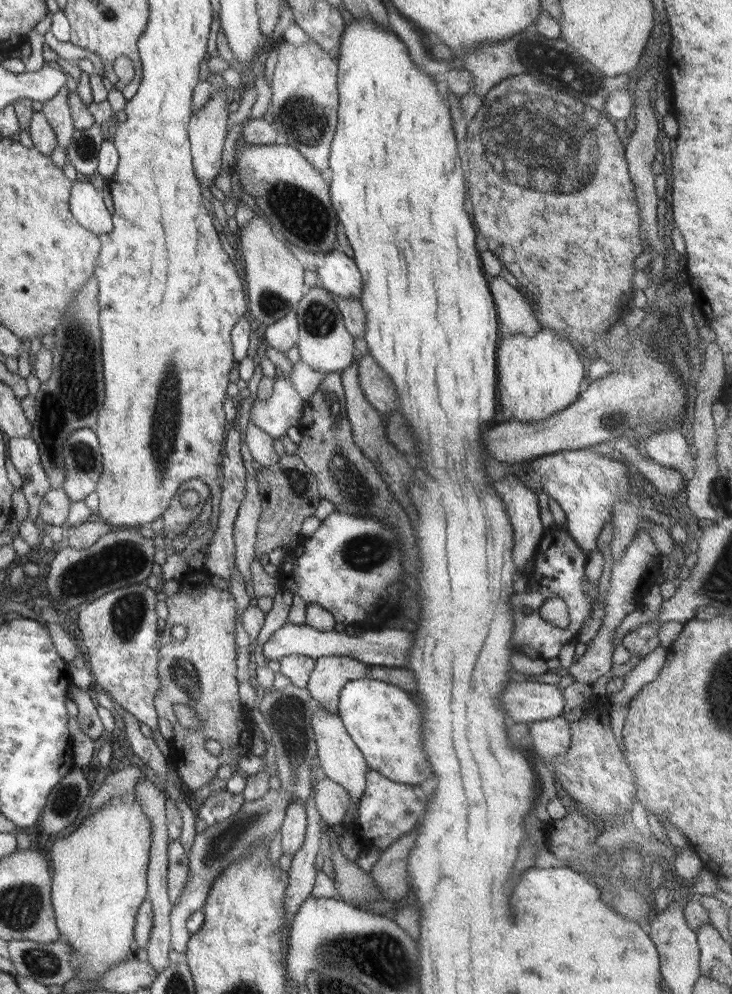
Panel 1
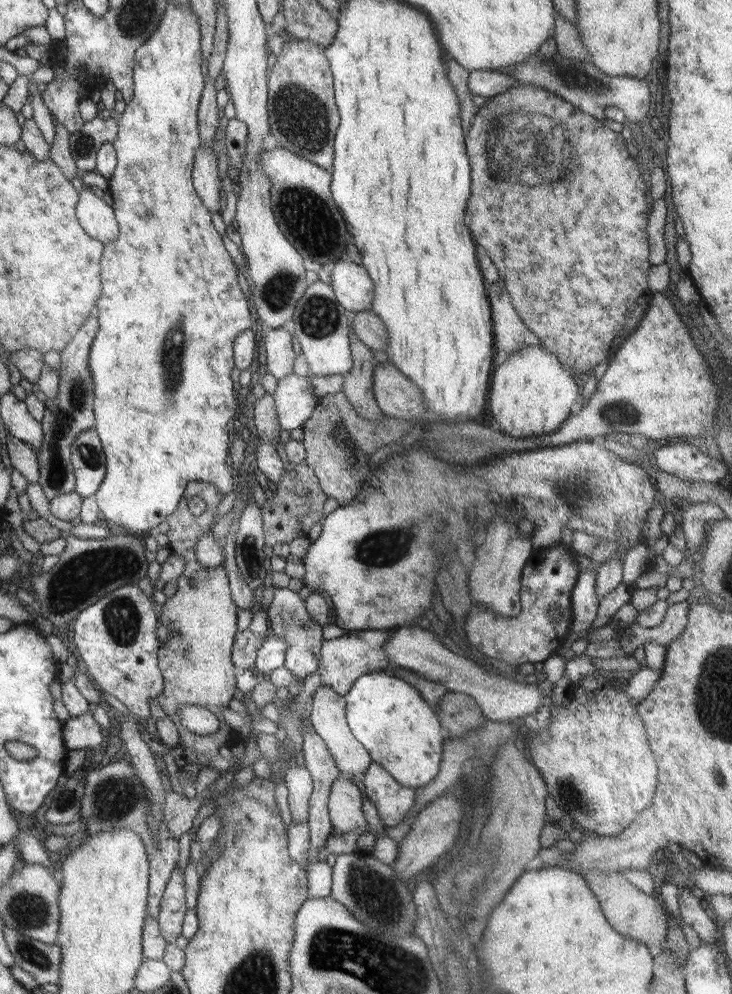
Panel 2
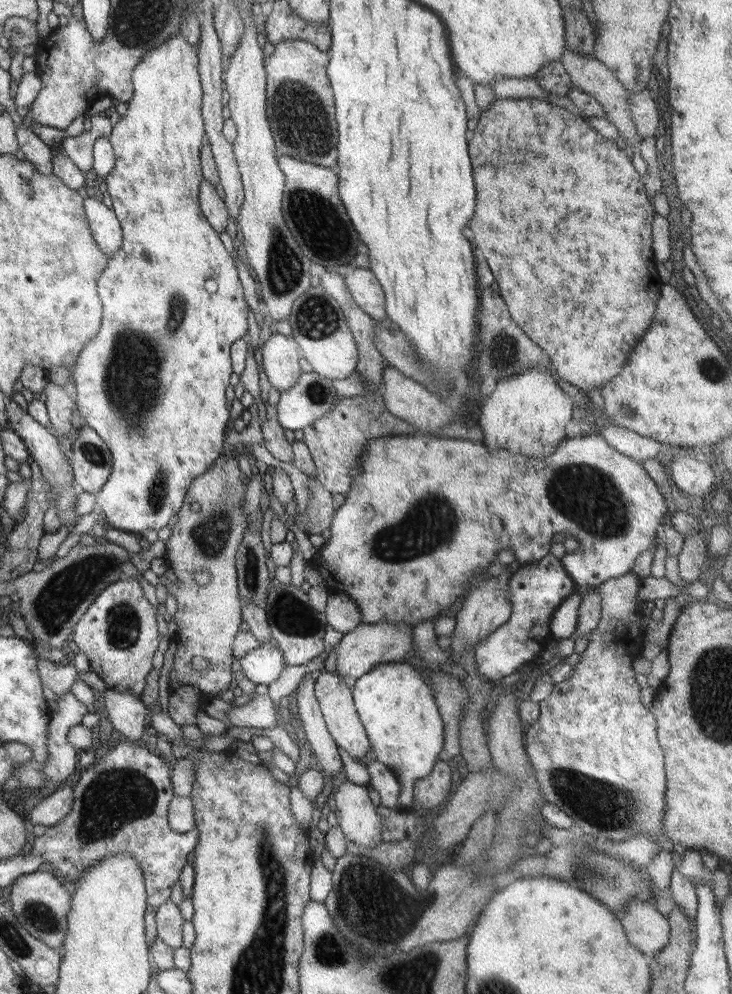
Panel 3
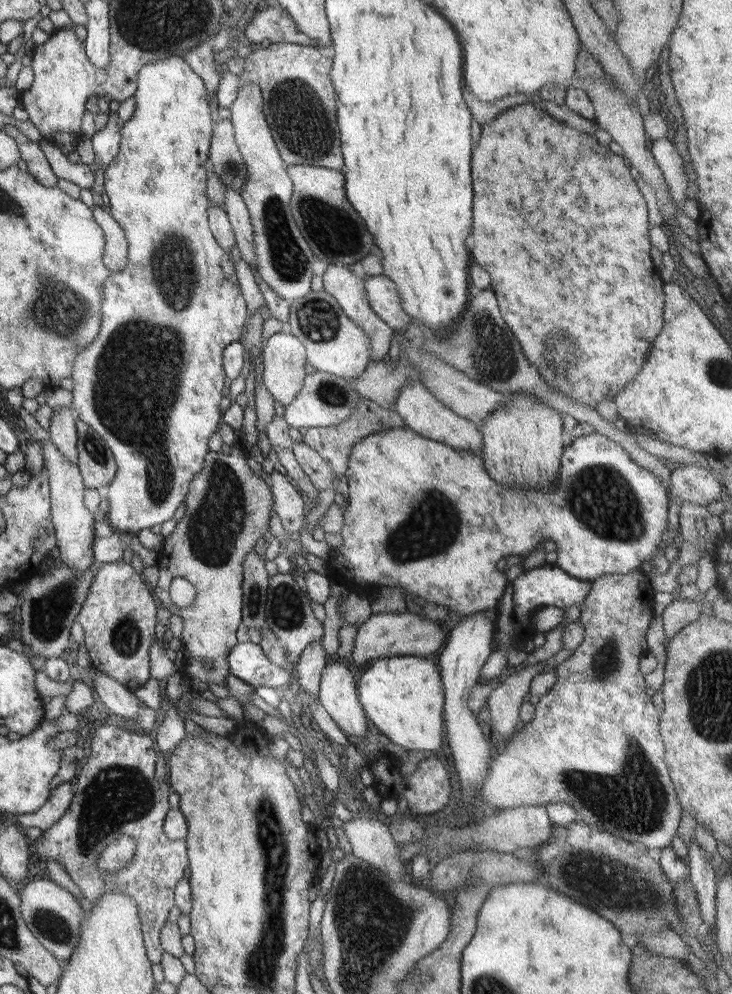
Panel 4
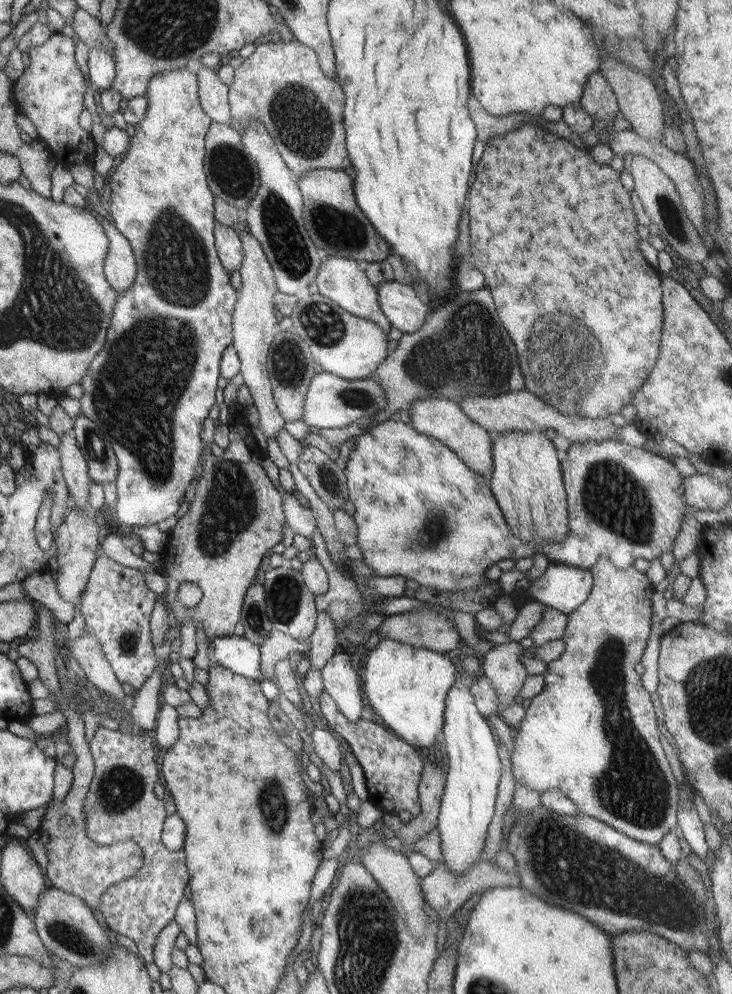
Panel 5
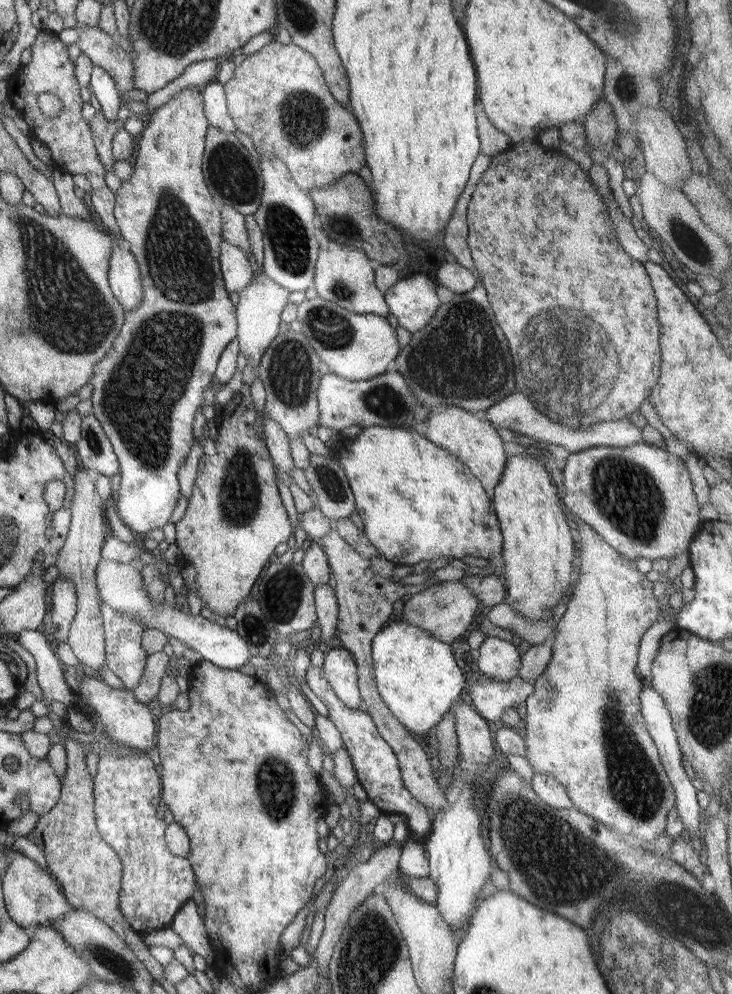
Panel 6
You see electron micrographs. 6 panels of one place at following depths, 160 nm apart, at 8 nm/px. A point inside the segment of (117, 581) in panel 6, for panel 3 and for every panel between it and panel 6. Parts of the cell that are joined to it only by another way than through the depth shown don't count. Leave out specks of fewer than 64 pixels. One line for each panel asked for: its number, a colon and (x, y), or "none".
3: (262, 665)
4: (246, 661)
5: (235, 653)

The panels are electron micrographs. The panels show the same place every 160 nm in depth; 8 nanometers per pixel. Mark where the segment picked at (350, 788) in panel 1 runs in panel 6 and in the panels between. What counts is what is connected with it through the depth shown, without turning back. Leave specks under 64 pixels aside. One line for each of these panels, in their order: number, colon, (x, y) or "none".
2: (327, 709)
3: (335, 700)
4: (337, 694)
5: (339, 681)
6: (338, 666)

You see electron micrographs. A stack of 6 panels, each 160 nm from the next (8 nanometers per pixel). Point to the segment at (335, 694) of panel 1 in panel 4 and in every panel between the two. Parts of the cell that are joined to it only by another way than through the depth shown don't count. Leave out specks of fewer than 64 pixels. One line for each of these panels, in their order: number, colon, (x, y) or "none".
2: (343, 659)
3: (368, 645)
4: (381, 635)

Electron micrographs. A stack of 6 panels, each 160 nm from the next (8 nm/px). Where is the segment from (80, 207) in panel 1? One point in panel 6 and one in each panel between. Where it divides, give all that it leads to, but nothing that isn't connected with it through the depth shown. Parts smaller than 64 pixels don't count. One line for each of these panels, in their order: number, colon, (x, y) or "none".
2: (95, 217)
3: (104, 226)
4: (114, 257)
5: (119, 269)
6: (124, 281)

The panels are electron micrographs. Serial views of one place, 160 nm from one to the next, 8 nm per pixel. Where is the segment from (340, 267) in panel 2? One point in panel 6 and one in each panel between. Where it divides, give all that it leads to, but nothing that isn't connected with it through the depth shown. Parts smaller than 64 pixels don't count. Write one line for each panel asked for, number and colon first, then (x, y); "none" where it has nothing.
3: (365, 289)
4: (383, 299)
5: (403, 308)
6: (413, 302)

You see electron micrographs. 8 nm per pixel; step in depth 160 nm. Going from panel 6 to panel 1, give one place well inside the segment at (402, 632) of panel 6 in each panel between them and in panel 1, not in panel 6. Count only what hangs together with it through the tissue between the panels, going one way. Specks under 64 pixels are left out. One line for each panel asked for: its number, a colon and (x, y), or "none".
1: (384, 722)
2: (386, 715)
3: (397, 709)
4: (402, 696)
5: (406, 686)

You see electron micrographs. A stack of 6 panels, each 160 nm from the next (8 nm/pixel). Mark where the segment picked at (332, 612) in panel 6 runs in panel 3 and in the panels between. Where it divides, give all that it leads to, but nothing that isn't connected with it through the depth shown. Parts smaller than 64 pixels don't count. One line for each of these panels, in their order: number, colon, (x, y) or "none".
3: (322, 745)
4: (312, 659)
5: (322, 640)

